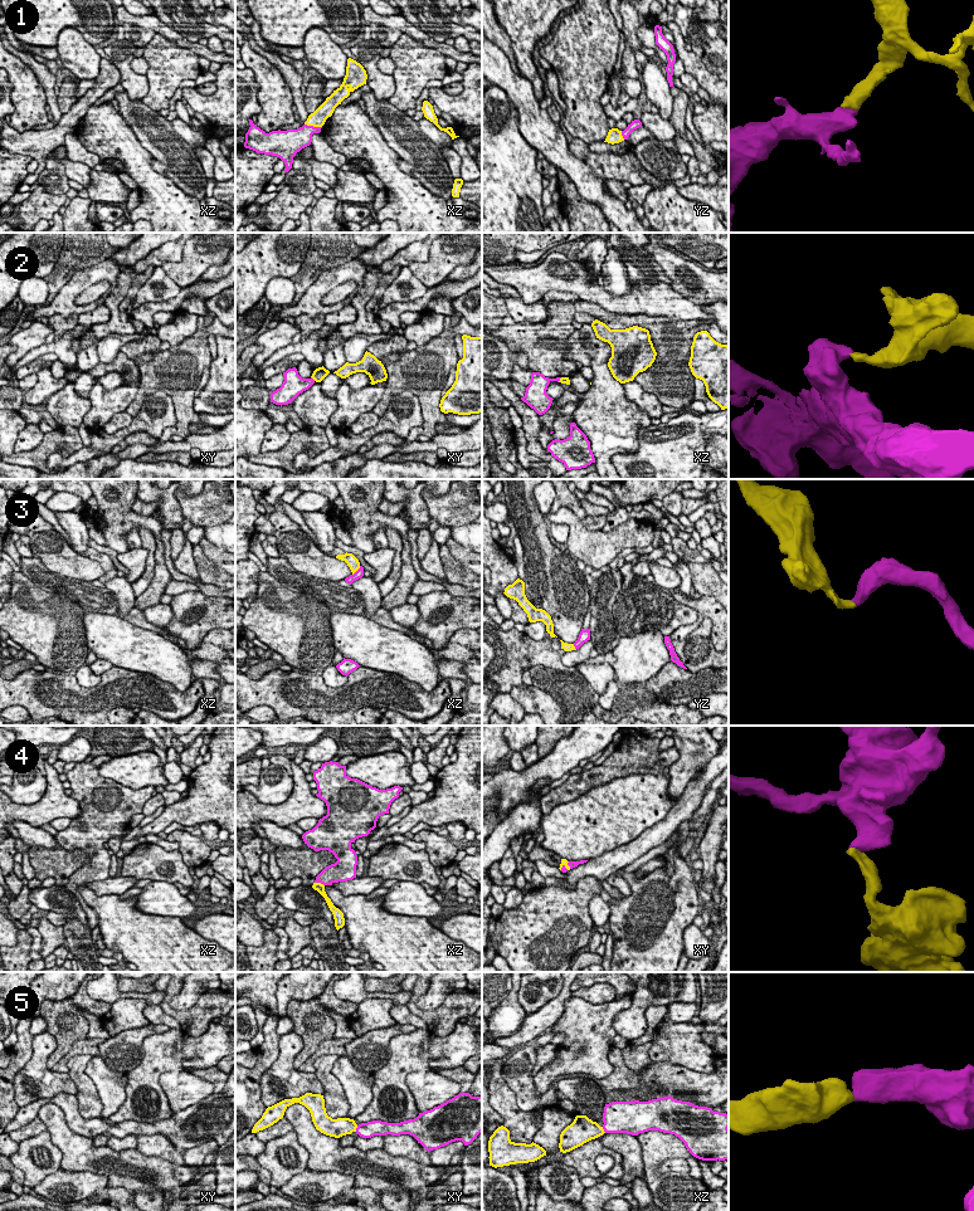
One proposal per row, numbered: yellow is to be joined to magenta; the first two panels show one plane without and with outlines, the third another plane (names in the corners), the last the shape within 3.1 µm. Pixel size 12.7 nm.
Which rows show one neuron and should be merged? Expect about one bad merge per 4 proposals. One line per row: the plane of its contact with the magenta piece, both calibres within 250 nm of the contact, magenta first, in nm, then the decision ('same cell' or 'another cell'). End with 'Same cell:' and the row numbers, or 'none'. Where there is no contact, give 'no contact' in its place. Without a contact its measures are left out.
1: contact in xz; calibres 260 and 200 nm; same cell
2: contact in xy; calibres 280 and 160 nm; another cell
3: contact in xz; calibres 120 and 160 nm; same cell
4: contact in xz; calibres 240 and 120 nm; same cell
5: contact in xy; calibres 200 and 240 nm; same cell
Same cell: 1, 3, 4, 5

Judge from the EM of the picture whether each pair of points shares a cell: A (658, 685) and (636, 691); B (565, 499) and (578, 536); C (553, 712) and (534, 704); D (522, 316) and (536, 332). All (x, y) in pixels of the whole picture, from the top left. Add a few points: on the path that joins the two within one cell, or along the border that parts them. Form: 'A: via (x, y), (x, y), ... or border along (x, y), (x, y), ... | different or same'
A: border along (644, 683), (646, 688) | different
B: border along (549, 512), (566, 507), (580, 519) | different
C: via (548, 708), (544, 704), (539, 704) | same
D: border along (509, 313), (516, 322), (544, 322), (546, 320) | different

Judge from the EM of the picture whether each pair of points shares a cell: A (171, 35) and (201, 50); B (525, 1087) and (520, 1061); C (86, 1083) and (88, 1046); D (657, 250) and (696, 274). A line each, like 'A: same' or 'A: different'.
A: same
B: same
C: different
D: same

